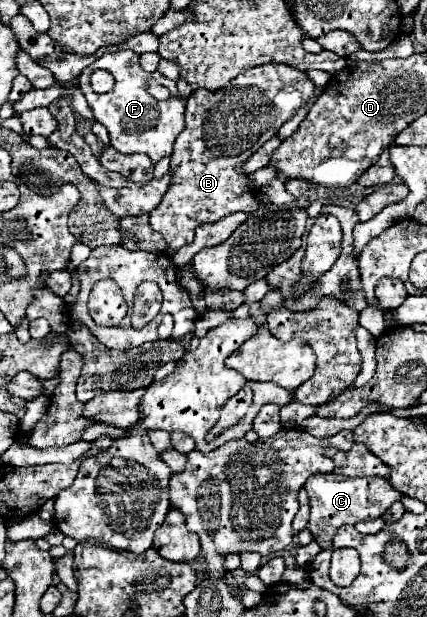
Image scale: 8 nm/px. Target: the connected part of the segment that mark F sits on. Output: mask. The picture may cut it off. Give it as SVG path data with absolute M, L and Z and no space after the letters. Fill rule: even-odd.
M119 50L119 52L107 52L101 58L97 58L91 66L87 66L81 76L79 76L79 88L85 94L97 122L101 122L111 138L111 146L117 148L119 152L125 154L133 154L133 152L143 152L147 154L153 162L157 162L163 156L171 156L173 152L173 142L177 138L177 134L183 130L183 112L185 112L185 100L177 98L177 86L173 80L165 78L159 72L145 72L139 66L139 54L131 52L131 50ZM97 68L105 68L113 74L115 78L115 86L111 92L107 94L95 94L91 90L89 78L93 74L93 70ZM149 80L157 80L159 84L167 86L171 90L171 98L161 102L155 100L149 92L147 92L147 82Z

